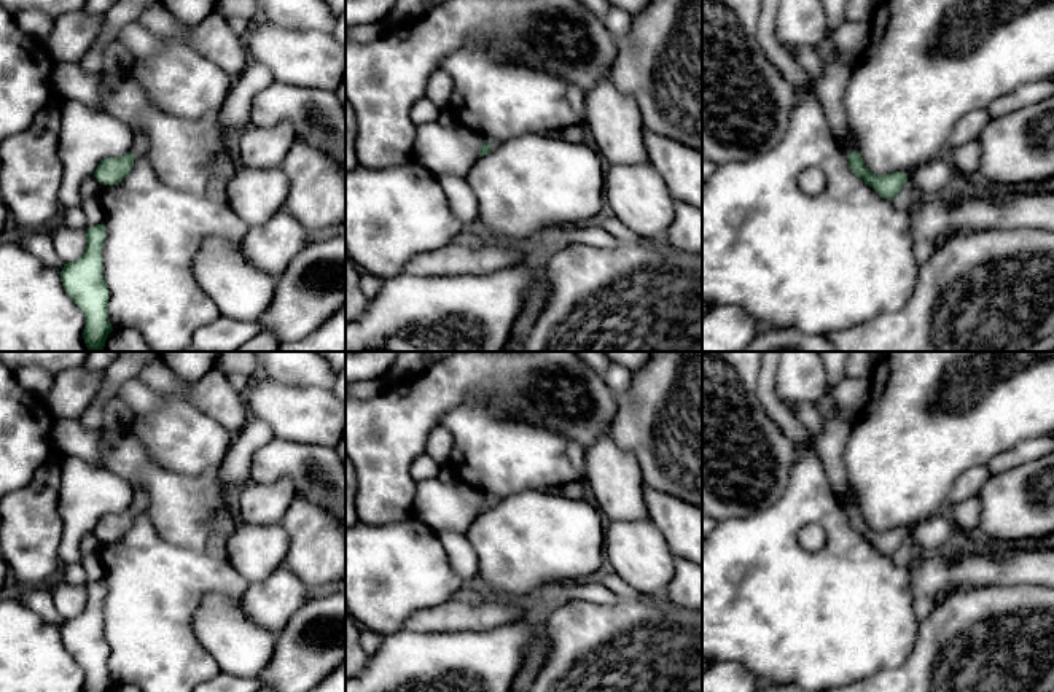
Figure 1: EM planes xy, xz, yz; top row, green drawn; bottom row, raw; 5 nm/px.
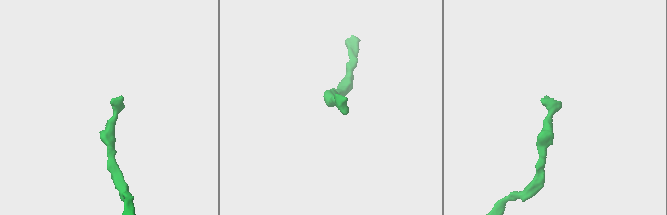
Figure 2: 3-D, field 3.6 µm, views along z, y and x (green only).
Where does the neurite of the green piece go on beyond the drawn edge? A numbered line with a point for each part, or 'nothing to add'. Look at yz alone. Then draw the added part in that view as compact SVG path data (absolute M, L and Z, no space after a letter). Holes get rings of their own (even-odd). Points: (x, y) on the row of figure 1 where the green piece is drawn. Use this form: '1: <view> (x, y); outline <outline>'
1: yz (830, 88); outline M830 33L820 40L815 51L822 64L820 78L815 81L817 99L825 110L833 135L841 143L842 150L850 154L857 150L845 143L849 118L845 113L844 99L853 67L841 62L836 57L837 48L834 46Z

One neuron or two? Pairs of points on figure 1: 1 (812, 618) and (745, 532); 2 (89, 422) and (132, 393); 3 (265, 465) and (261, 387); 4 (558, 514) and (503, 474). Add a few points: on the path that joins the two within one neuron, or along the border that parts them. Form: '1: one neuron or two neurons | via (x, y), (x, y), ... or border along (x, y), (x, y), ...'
1: one neuron | via (792, 597), (749, 552)
2: two neurons | border along (136, 376), (129, 377), (117, 395)
3: two neurons | border along (276, 438), (312, 444)
4: two neurons | border along (562, 495), (518, 490), (503, 498)

